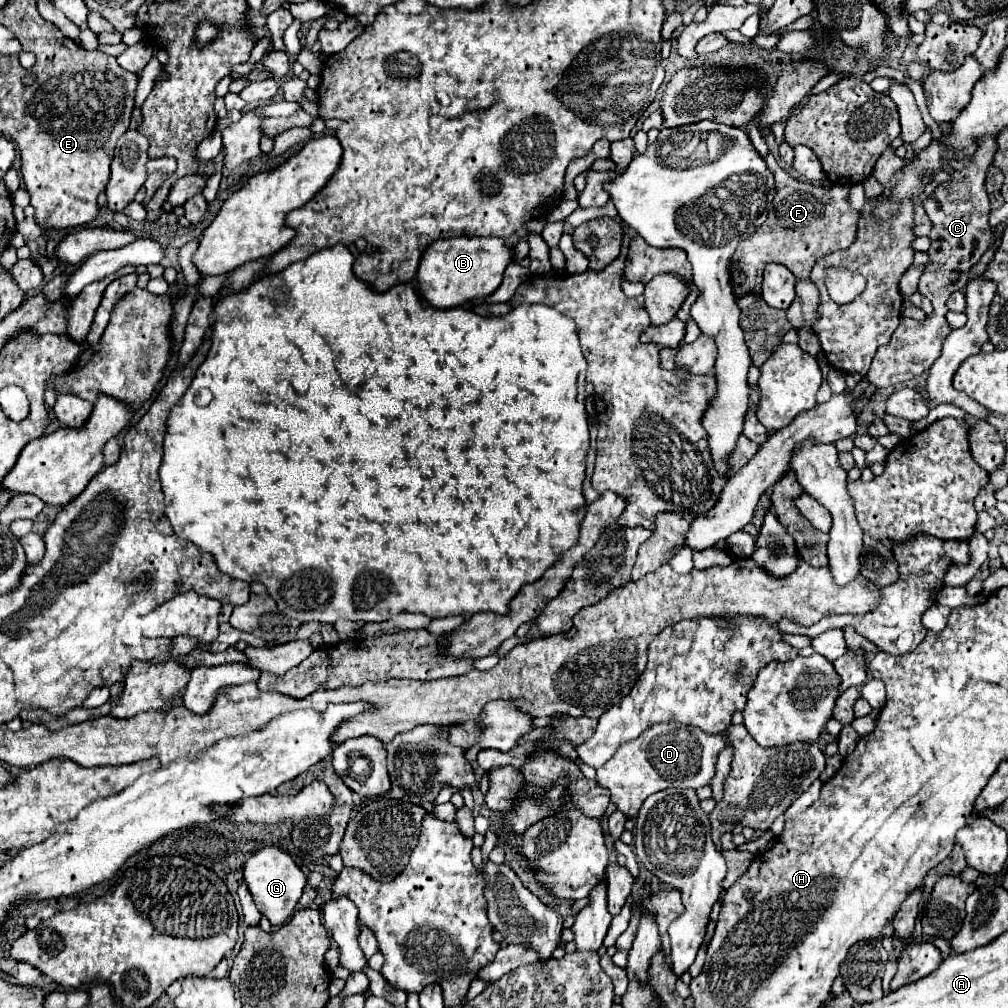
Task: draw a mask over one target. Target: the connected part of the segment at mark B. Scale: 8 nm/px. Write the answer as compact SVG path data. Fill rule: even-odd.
M451 237L435 241L427 247L423 261L419 261L417 283L421 295L439 309L457 307L463 301L491 295L503 281L503 271L513 261L513 249L495 237Z

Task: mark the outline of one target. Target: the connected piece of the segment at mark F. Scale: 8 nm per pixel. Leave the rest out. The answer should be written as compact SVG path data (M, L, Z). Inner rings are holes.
M767 157L767 167L775 177L775 199L767 221L747 239L743 239L731 257L731 285L735 297L747 293L761 295L761 275L767 263L785 265L795 277L809 277L811 265L823 255L847 249L855 241L859 211L849 205L849 187L815 187L789 177L773 159Z

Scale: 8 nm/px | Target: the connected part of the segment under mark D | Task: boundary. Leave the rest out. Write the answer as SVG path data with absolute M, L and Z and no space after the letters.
M661 723L651 725L635 741L623 743L615 755L597 769L597 783L611 791L611 801L623 811L629 819L635 819L643 801L663 789L671 787L691 787L699 789L709 785L715 775L717 755L723 747L729 745L725 735L707 735L701 729L679 725L679 723Z

